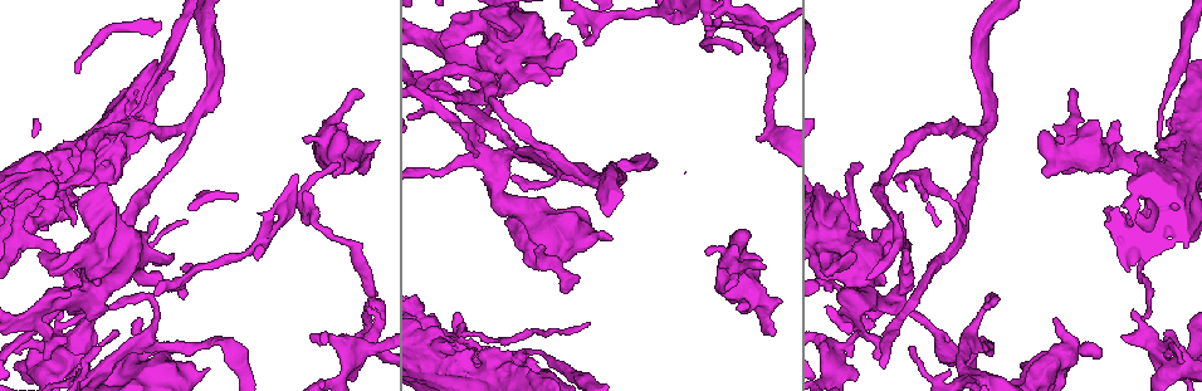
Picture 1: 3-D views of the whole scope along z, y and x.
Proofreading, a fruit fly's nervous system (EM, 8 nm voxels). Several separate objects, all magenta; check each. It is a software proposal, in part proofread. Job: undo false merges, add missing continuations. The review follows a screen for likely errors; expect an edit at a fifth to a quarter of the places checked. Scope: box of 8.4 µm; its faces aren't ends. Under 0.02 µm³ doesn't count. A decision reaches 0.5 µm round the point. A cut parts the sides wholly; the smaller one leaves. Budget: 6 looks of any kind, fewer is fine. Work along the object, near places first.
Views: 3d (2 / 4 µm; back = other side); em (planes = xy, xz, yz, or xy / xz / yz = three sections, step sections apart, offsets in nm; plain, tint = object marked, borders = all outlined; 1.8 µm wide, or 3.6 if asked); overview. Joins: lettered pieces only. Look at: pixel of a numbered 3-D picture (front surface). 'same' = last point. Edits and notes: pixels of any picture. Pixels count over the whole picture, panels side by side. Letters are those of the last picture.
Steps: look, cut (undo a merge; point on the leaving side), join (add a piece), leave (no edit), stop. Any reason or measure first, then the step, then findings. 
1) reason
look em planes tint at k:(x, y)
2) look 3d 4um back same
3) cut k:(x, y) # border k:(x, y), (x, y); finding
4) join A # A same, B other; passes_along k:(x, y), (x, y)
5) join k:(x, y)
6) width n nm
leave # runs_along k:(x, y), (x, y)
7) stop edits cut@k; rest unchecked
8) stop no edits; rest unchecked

a fork
look em yz step 4 tint at 1:(186, 131)

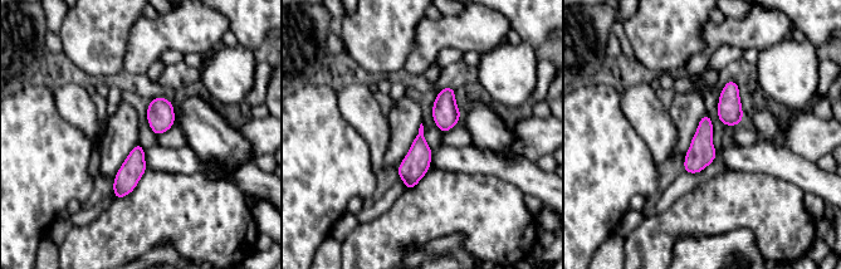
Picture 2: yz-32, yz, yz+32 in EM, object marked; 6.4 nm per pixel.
another direction
look em planes tint same

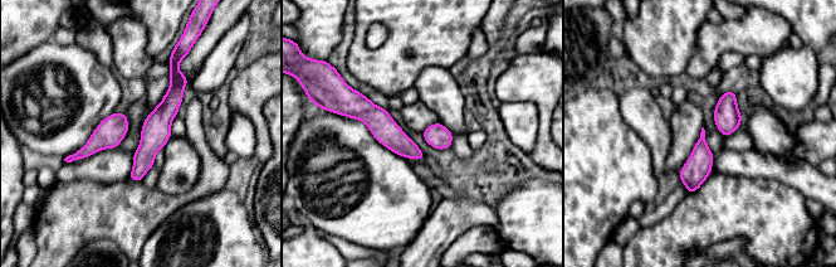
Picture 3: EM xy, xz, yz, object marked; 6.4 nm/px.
what lies round it
look em planes borders same

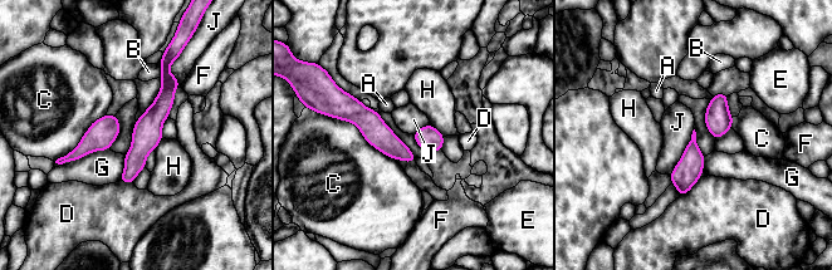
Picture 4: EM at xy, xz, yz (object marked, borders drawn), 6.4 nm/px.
longest_contact C 500 nm
leave # A other, B other, C other, D other, E other, F other, G other, H other, J other; runs_along 4:(165, 70), (165, 101), (126, 180); one neuron here

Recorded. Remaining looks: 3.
four arms meet
look em 3.6um planes borders at 1:(906, 288)

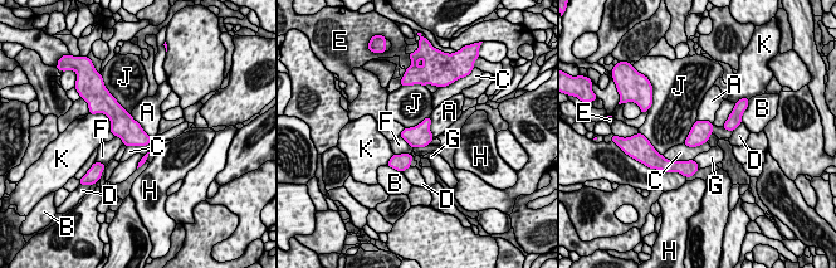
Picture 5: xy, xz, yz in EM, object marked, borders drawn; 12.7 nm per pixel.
longest_contact C 420 nm
leave # A other, B other, C other, D other, E other, F other, G other, H other, J other, K other; border 5:(661, 155), (670, 160), (693, 160); one neuron here

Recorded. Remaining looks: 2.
free end
look em planes borders at 1:(140, 318)

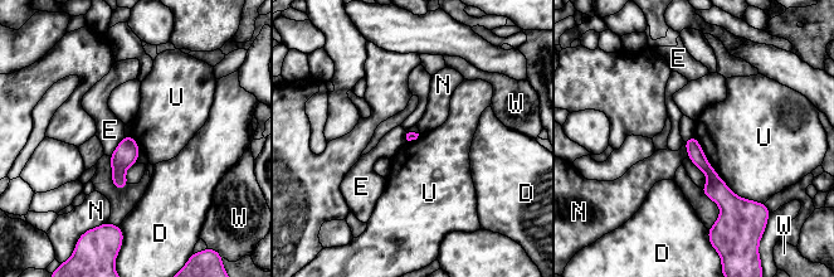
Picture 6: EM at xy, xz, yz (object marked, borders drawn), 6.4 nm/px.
leave # D other, E other, N other, U other, W other; no lettered piece goes on from it

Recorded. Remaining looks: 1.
stop no edits; rest unchecked

